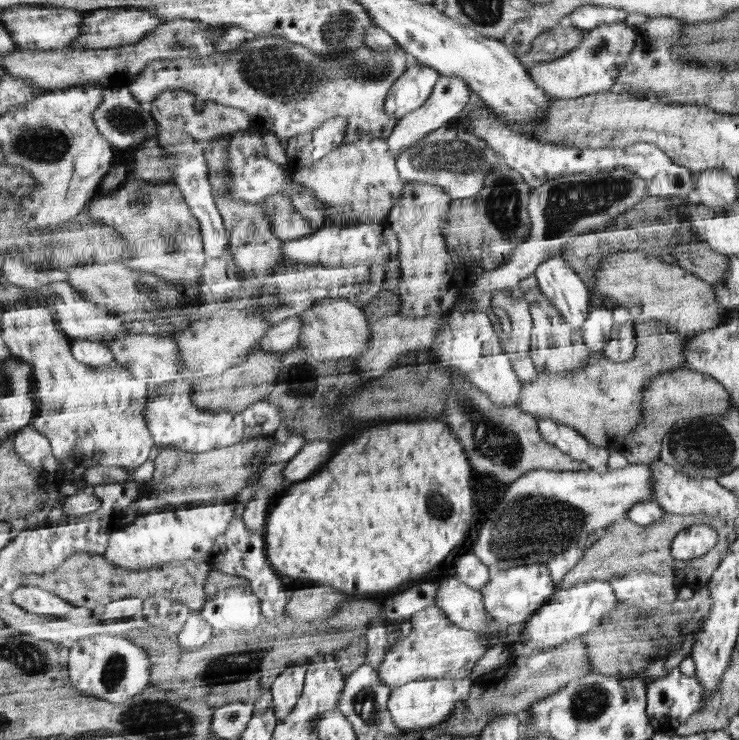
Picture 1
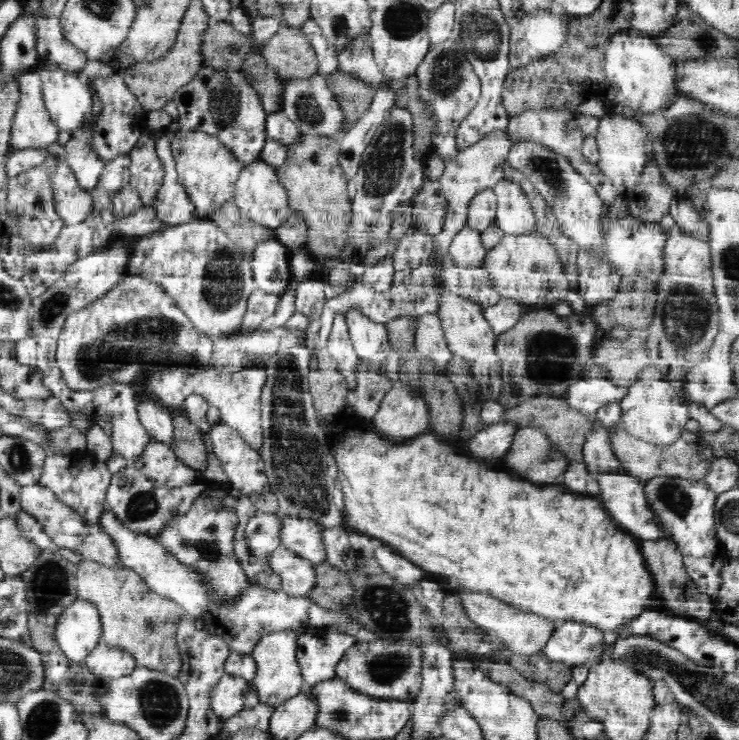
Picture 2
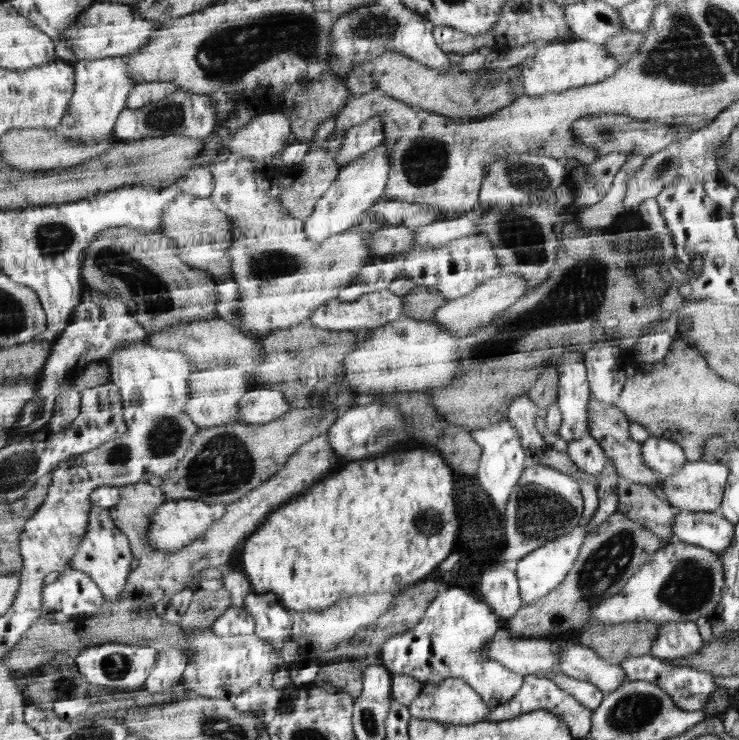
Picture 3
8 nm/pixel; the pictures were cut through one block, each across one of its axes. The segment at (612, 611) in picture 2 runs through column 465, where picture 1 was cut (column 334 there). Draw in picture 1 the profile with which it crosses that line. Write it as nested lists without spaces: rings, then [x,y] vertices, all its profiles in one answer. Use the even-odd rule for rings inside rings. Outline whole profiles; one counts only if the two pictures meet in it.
[[[398,420],[397,422],[390,424],[383,424],[380,426],[375,426],[369,428],[369,430],[363,430],[361,433],[358,433],[357,436],[353,436],[349,439],[347,444],[344,444],[339,450],[339,454],[335,456],[333,454],[333,460],[330,460],[323,468],[315,474],[311,479],[303,480],[302,482],[295,483],[293,485],[289,485],[283,493],[281,493],[276,502],[273,504],[267,518],[266,524],[266,536],[267,539],[267,556],[273,565],[277,574],[284,575],[290,579],[295,581],[295,585],[300,585],[303,582],[305,586],[315,586],[315,585],[331,585],[331,588],[335,588],[336,590],[345,590],[349,596],[351,594],[373,594],[373,592],[386,592],[388,595],[394,591],[398,592],[407,588],[405,586],[409,580],[417,580],[417,578],[421,578],[423,574],[427,574],[427,572],[433,572],[457,546],[461,546],[463,544],[463,540],[467,538],[467,532],[469,532],[469,528],[471,528],[471,522],[473,522],[473,504],[475,504],[475,498],[473,498],[473,490],[471,490],[471,484],[474,478],[473,466],[471,466],[471,461],[469,455],[467,455],[465,448],[463,448],[463,444],[459,437],[452,429],[452,426],[447,423],[445,420]]]

